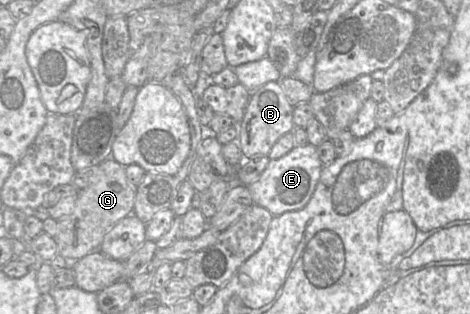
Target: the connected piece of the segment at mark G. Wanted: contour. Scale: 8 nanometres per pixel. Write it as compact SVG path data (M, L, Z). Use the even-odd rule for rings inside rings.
M108 158L89 169L93 171L92 184L78 190L73 212L57 220L58 232L53 239L58 254L65 259L79 260L91 253L101 252L105 235L119 220L133 214L137 186L128 180L125 167Z

